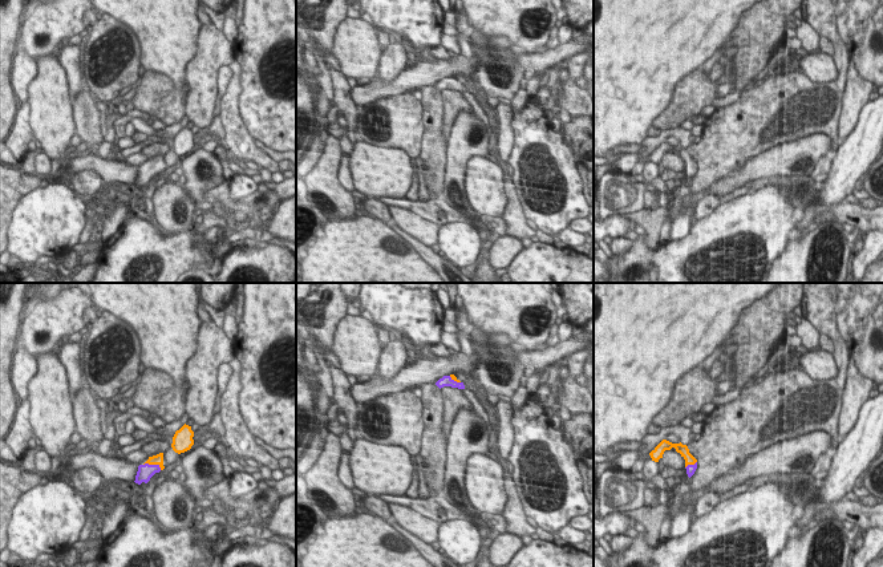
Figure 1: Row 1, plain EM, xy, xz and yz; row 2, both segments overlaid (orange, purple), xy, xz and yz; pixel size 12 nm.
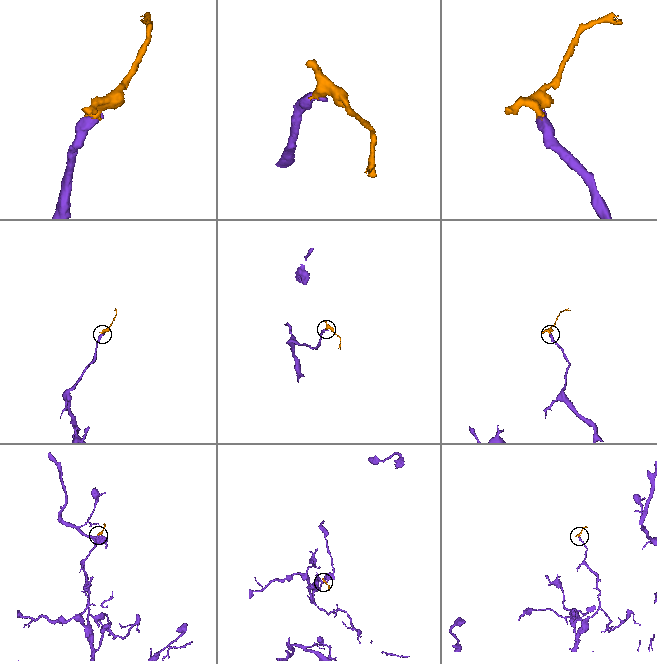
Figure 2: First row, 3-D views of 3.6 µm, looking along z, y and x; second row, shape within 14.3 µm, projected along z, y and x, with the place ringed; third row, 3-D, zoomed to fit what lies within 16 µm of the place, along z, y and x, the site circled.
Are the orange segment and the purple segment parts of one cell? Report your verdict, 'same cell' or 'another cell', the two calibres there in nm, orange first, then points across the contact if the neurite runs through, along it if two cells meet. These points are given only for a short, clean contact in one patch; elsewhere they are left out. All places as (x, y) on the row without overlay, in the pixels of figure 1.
same cell | 130/190 nm | across xy (156, 162), (153, 166), (145, 174)

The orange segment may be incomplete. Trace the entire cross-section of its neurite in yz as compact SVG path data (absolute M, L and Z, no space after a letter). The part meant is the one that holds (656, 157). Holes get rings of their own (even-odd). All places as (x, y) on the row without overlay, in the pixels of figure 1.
M663 142L651 155L651 161L655 165L659 165L660 161L663 161L663 157L665 153L671 153L672 150L676 151L677 155L681 157L681 159L685 162L685 171L686 177L690 181L696 171L697 171L697 162L689 155L689 151L686 147L680 146L672 146L667 142Z

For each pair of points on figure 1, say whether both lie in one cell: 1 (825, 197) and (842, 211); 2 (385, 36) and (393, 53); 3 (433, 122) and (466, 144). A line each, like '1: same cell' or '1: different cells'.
1: different cells
2: different cells
3: different cells

